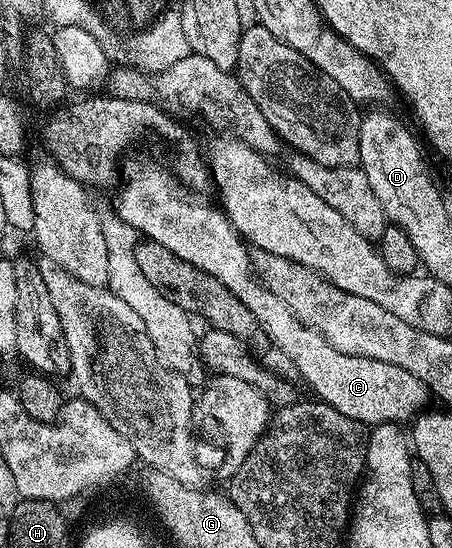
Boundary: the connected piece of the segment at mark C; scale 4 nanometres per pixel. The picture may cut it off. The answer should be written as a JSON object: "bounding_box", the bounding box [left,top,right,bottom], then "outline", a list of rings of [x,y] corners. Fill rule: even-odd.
{"bounding_box":[117,163,428,425],"outline":[[[143,163],[136,169],[132,179],[120,189],[117,213],[121,221],[131,223],[140,236],[146,237],[152,243],[165,245],[165,249],[169,249],[169,253],[177,253],[181,261],[189,261],[197,269],[208,271],[213,277],[217,277],[217,281],[221,281],[221,285],[225,285],[225,289],[229,289],[229,293],[237,296],[257,317],[262,334],[264,336],[267,334],[271,338],[268,339],[270,346],[281,349],[281,353],[285,353],[285,357],[293,361],[298,378],[300,380],[303,378],[327,402],[324,404],[330,410],[337,410],[364,425],[390,422],[402,424],[403,419],[409,418],[410,420],[418,416],[428,406],[428,385],[413,373],[409,373],[409,369],[401,369],[397,365],[391,365],[389,361],[341,353],[333,349],[333,345],[329,345],[329,341],[325,341],[321,333],[317,333],[312,327],[307,327],[302,323],[291,312],[289,305],[285,305],[249,270],[249,255],[247,259],[247,251],[242,247],[244,244],[241,242],[241,237],[232,227],[224,212],[218,206],[210,207],[209,204],[202,203],[199,199],[191,199],[190,194],[192,195],[192,192],[180,182],[174,170],[166,171],[157,163]]]}

